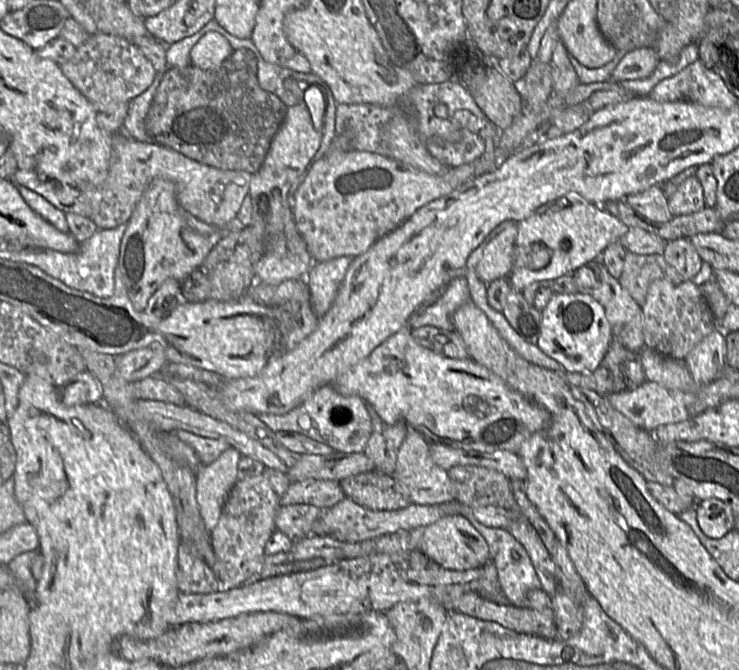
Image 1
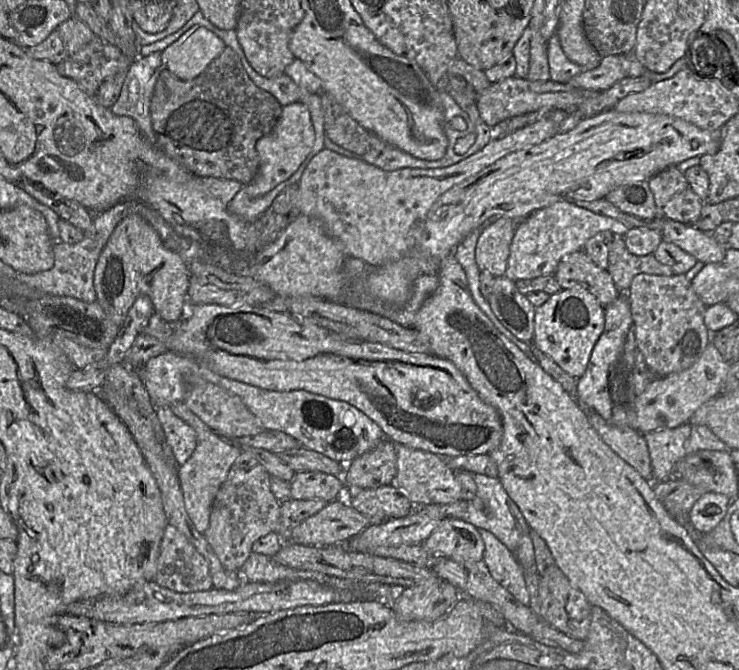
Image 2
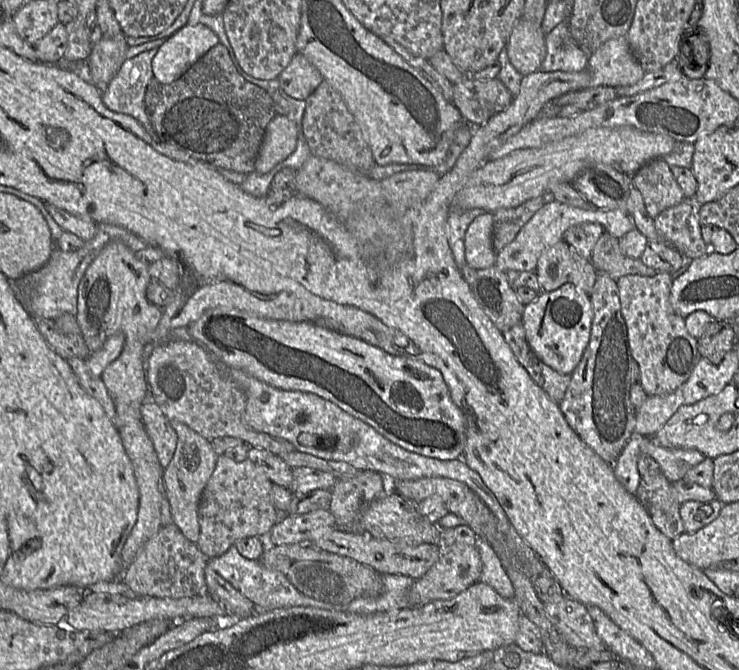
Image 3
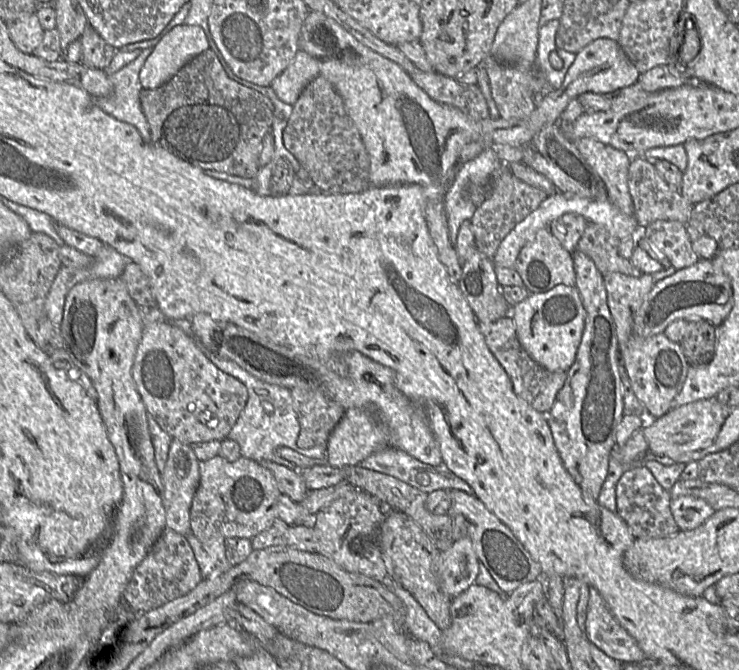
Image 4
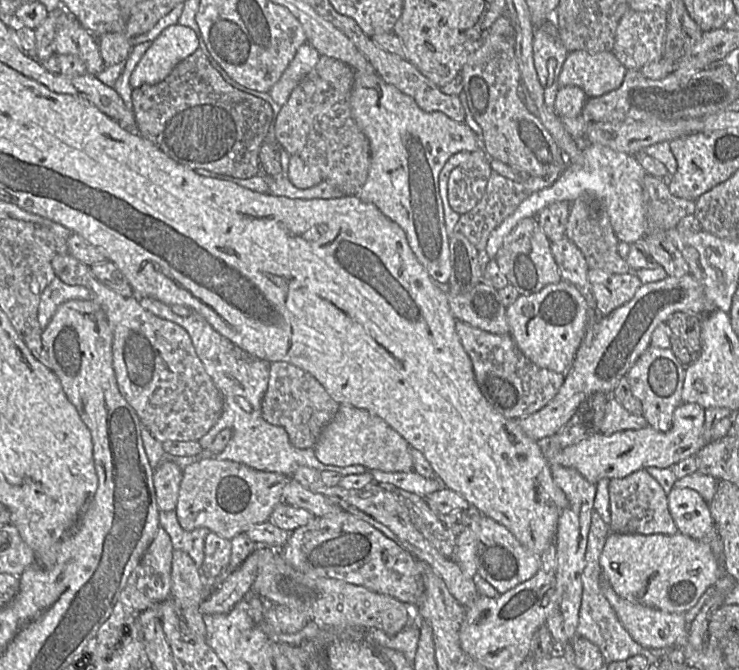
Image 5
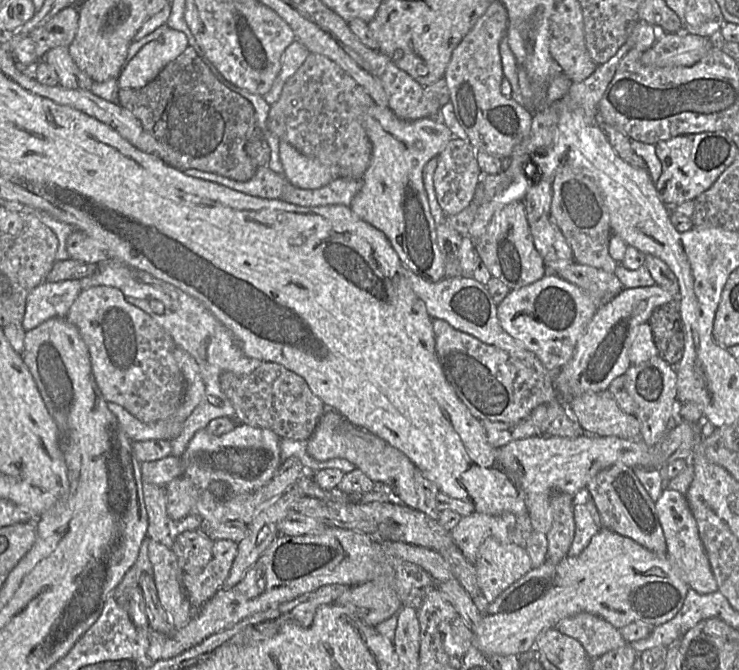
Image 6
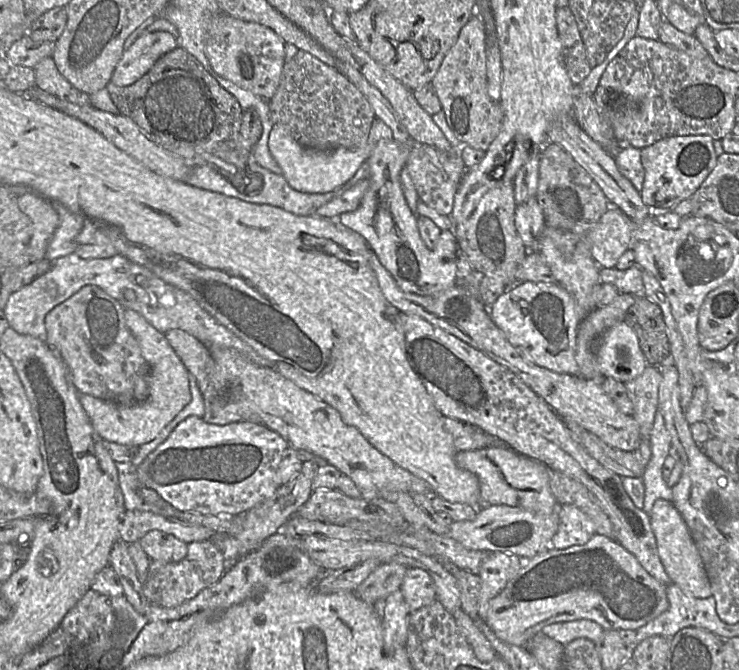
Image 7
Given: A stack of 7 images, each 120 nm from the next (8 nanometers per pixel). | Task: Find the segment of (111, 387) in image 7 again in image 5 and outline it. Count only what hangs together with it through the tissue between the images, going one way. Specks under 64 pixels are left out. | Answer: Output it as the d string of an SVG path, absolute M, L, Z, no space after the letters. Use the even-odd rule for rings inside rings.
M57 254L53 261L52 261L53 269L55 271L56 276L65 284L68 285L79 285L87 288L90 292L90 299L93 302L97 303L105 312L109 325L113 332L113 343L112 343L112 351L113 351L113 367L117 379L117 384L121 394L127 400L127 402L132 406L132 408L136 411L137 415L139 416L143 426L149 429L149 431L153 434L153 436L160 442L166 441L181 441L181 442L188 442L188 441L198 441L200 440L208 431L216 424L219 420L222 409L223 409L223 397L219 390L214 385L211 377L207 374L203 363L197 356L191 338L187 331L182 328L181 326L161 319L149 311L145 310L138 301L138 297L133 296L123 296L108 287L102 284L99 280L97 280L91 273L91 266L88 266L76 258L74 258L70 254Z

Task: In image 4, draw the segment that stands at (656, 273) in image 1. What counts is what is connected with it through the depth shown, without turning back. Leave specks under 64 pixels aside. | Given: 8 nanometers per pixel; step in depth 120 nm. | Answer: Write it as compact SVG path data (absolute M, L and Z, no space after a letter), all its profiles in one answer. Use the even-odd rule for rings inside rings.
M588 222L577 244L577 250L591 258L603 276L610 273L641 276L643 273L632 264L630 259L619 254L619 244L620 239L604 226Z

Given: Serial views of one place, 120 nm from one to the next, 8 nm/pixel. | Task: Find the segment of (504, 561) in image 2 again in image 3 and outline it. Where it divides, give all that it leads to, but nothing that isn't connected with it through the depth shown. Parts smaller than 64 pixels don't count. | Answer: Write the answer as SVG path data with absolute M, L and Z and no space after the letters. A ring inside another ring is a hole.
M478 539L477 549L481 560L479 582L490 586L503 598L514 599L513 584L493 548L485 540Z

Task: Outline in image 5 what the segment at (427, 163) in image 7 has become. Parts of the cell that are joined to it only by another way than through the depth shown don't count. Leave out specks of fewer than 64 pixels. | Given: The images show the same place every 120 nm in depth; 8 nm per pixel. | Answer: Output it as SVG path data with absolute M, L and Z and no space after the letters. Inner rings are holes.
M483 149L471 152L469 159L449 175L447 197L450 207L460 215L472 210L483 197L492 172Z

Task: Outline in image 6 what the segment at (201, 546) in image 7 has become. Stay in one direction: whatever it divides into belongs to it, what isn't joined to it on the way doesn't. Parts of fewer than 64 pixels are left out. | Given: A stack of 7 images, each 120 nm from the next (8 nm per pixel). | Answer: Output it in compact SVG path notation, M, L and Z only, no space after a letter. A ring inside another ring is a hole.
M232 540L214 541L213 557L205 568L198 574L183 574L183 587L194 608L200 608L221 589L237 552L238 543Z

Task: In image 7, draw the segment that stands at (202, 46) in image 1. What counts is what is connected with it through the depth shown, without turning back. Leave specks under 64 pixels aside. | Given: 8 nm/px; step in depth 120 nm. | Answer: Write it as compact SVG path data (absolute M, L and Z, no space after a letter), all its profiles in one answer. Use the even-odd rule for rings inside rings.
M167 31L141 34L124 51L111 77L113 84L129 86L144 76L166 53L178 47L177 38Z

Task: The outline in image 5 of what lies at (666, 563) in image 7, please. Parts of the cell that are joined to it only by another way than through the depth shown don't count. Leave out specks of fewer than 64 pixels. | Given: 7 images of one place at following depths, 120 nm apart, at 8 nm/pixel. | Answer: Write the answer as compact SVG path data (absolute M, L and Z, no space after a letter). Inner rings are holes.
M673 488L667 494L669 513L678 529L678 532L695 540L707 541L714 554L720 559L722 557L722 542L717 534L714 522L709 510L708 503L696 491L688 488Z

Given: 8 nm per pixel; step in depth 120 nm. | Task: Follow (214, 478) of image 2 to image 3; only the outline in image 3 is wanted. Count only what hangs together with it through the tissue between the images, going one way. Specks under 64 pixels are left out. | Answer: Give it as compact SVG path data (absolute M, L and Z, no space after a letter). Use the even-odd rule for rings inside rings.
M172 421L171 424L177 434L177 446L173 458L163 471L165 497L170 505L172 523L186 539L197 543L200 535L200 499L215 470L219 455L213 450L211 441L202 437L187 425L179 421Z

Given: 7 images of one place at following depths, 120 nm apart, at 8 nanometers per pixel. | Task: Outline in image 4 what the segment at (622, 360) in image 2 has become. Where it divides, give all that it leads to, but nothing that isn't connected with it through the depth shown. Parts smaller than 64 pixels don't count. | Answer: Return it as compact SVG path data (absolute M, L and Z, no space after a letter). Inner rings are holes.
M575 250L572 252L572 258L576 274L575 287L586 311L585 327L575 360L566 372L565 383L558 392L552 409L547 413L547 421L563 466L581 488L584 497L597 501L607 477L611 453L617 446L615 430L624 415L620 377L621 357L615 322L607 304L603 275L593 260L583 252Z

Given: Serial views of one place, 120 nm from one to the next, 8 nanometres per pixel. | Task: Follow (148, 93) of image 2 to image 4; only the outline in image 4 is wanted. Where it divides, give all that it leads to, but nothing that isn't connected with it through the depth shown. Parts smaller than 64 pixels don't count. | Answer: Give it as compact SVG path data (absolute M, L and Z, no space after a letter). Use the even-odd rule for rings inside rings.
M153 48L143 49L132 62L114 74L108 75L113 85L111 95L94 98L96 105L105 113L121 122L134 126L146 142L151 142L151 135L140 105L139 94L142 85L139 81L139 73Z

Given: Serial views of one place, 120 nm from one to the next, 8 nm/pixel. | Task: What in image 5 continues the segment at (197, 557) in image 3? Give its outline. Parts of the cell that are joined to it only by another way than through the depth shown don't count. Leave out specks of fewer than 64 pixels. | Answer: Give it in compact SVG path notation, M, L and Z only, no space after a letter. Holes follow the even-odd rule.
M159 528L138 566L131 573L122 590L119 602L135 614L157 607L166 601L171 593L171 567L174 548L166 531Z

